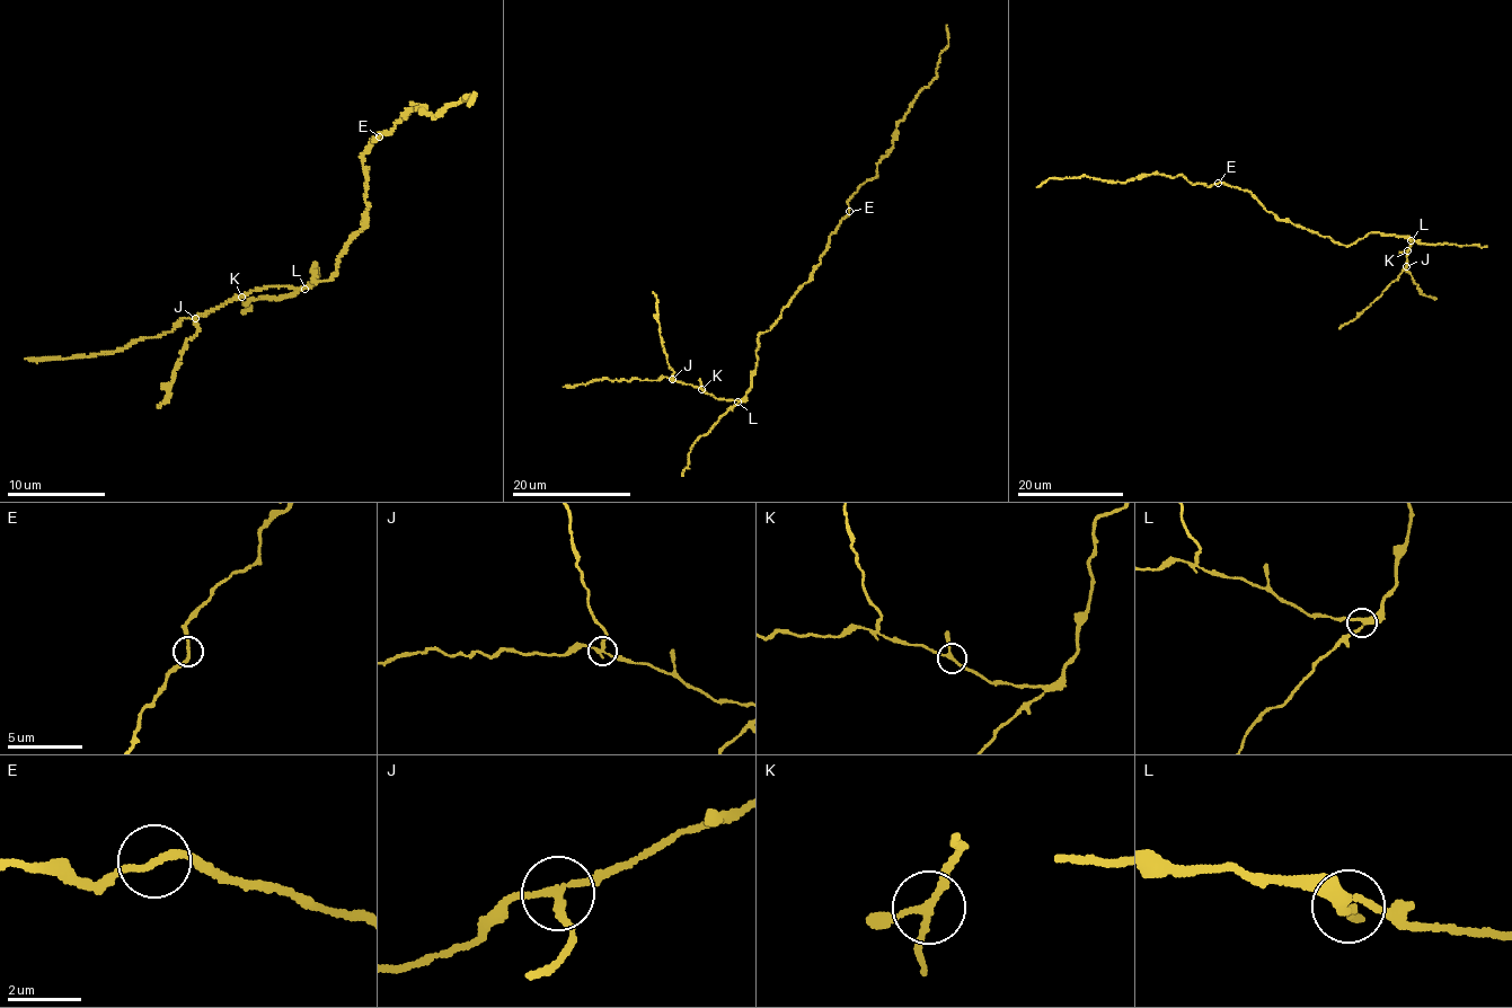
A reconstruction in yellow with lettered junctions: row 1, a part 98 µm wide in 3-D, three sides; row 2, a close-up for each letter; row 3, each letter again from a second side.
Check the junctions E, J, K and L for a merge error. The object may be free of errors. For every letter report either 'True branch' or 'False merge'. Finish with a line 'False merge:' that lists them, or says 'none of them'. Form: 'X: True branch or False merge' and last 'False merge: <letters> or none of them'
E: True branch
J: False merge
K: True branch
L: True branch
False merge: J

